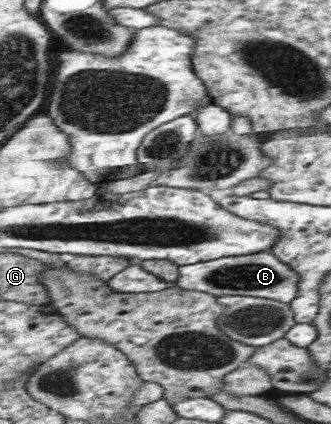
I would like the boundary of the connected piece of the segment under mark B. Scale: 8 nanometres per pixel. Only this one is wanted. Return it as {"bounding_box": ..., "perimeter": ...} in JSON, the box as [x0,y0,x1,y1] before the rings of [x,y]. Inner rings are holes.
{"bounding_box":[176,251,300,304],"perimeter":[[[271,251],[258,252],[257,255],[245,257],[225,257],[217,260],[203,261],[197,264],[188,264],[180,267],[180,277],[176,282],[181,289],[199,290],[217,296],[253,296],[257,298],[273,299],[283,304],[291,304],[299,294],[300,274],[283,262]]]}

